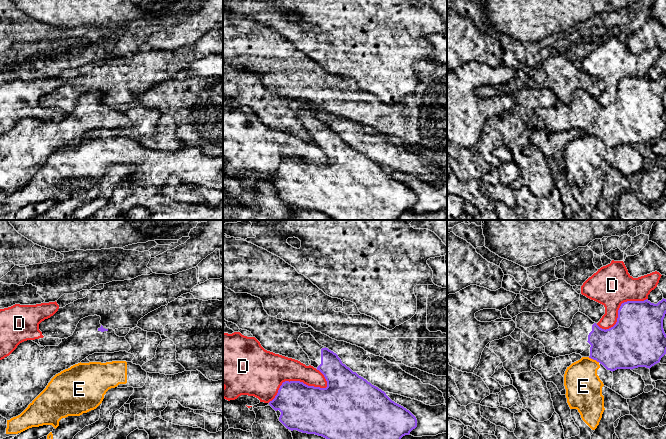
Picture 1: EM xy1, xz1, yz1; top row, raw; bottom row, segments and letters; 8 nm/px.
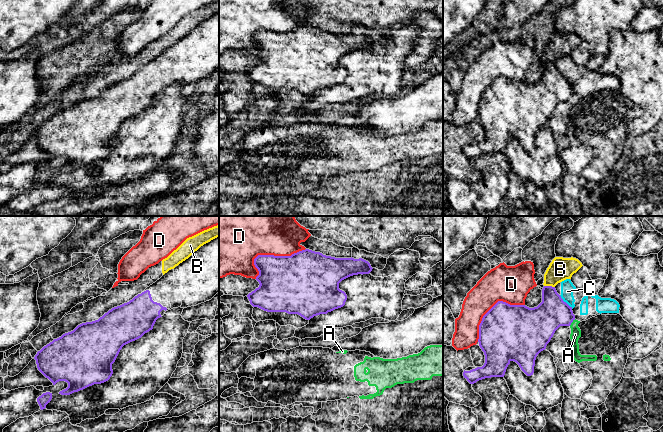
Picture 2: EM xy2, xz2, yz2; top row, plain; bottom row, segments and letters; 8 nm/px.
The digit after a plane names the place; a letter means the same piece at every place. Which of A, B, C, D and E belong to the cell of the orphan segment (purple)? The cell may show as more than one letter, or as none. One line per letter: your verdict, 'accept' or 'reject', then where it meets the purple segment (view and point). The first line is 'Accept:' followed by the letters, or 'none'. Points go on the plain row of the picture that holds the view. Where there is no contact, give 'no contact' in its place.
Accept: none
A: reject; contact yz2 (572, 97)
B: reject; contact yz2 (549, 62)
C: reject; contact yz2 (565, 78)
D: reject; contact xz1 (296, 157)
E: reject; contact yz1 (594, 135)

